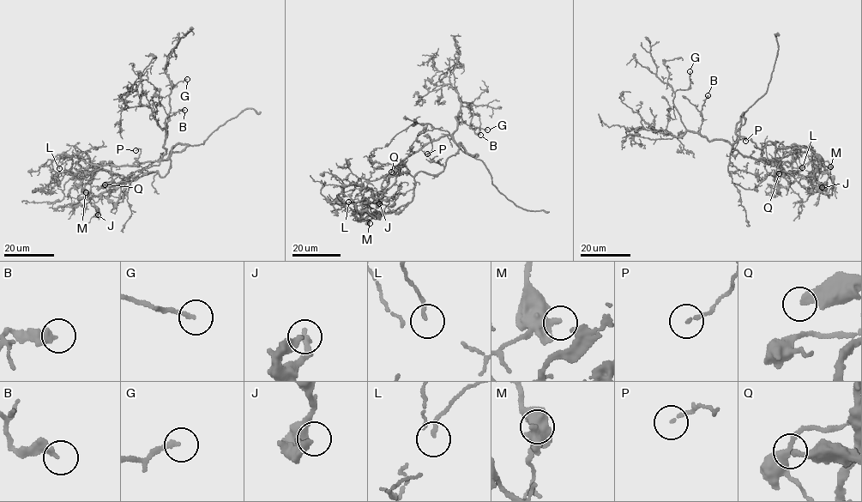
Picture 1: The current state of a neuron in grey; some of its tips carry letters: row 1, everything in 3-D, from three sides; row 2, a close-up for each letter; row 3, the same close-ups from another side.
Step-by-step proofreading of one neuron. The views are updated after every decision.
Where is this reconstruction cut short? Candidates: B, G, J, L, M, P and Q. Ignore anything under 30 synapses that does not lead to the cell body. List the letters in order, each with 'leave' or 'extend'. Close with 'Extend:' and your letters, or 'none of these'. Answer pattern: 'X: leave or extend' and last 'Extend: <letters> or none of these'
B: leave
G: extend
J: leave
L: leave
M: leave
P: leave
Q: extend
Extend: G, Q

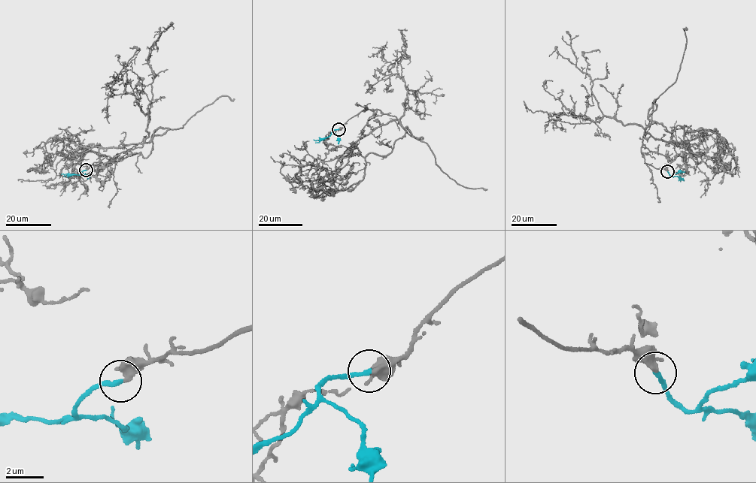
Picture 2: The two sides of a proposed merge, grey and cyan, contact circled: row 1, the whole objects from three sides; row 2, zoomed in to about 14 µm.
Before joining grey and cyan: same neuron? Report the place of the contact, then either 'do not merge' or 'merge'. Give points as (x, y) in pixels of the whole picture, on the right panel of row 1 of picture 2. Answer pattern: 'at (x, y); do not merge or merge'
at (667, 171); merge

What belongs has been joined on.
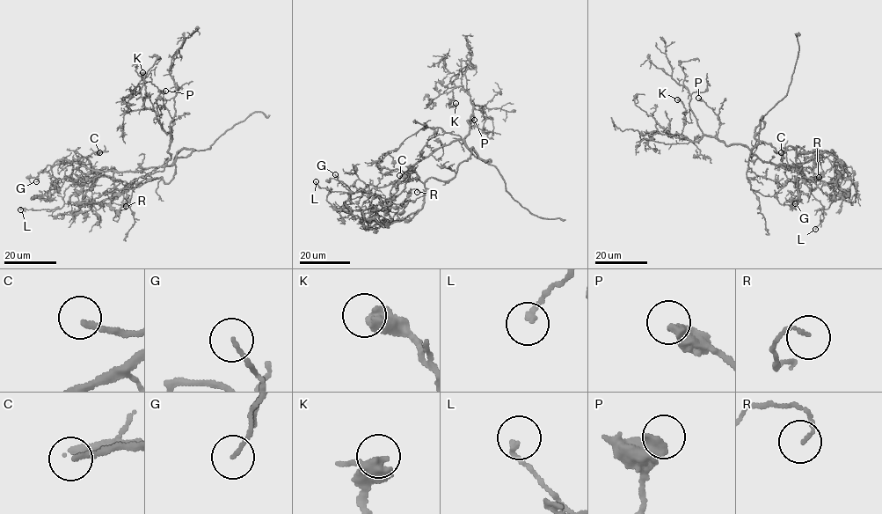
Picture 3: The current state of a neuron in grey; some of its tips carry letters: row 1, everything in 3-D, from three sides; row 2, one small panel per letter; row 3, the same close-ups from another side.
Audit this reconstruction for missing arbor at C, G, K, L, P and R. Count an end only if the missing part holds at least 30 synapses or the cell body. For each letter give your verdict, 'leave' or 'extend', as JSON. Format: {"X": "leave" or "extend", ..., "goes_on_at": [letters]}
{"C": "leave", "G": "leave", "K": "leave", "L": "leave", "P": "leave", "R": "leave", "goes_on_at": []}

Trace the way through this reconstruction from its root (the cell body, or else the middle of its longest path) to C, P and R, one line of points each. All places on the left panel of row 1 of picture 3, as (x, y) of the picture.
C: (140, 171), (114, 172), (112, 198), (94, 202), (78, 193), (93, 187), (86, 157), (99, 152)
P: (140, 171), (164, 166), (171, 158), (167, 150), (171, 141), (172, 121), (163, 103), (165, 91)
R: (140, 171), (113, 173), (115, 189), (112, 200), (126, 206)

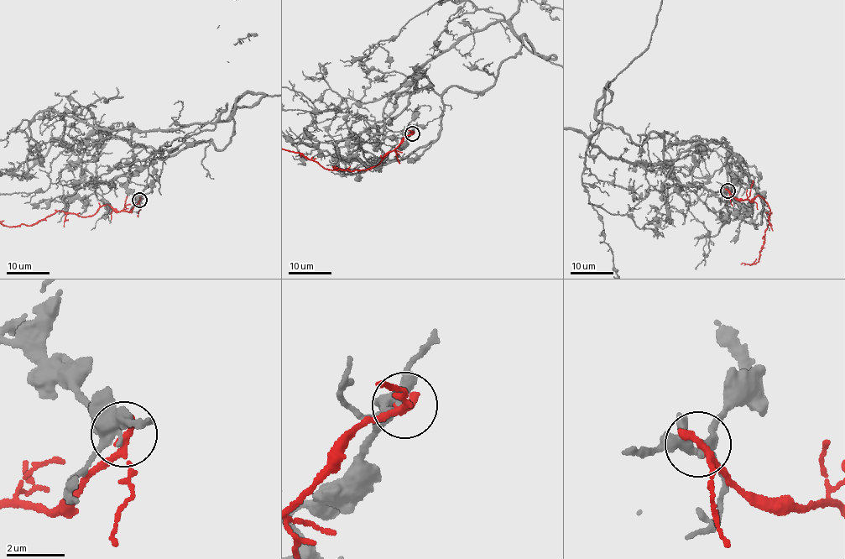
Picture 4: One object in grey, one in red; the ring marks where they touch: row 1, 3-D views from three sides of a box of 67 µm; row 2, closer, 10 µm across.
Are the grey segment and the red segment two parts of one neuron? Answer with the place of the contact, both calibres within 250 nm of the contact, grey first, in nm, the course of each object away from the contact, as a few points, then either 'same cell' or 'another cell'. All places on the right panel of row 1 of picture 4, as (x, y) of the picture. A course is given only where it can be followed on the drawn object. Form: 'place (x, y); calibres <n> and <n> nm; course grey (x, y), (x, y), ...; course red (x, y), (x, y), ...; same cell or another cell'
place (727, 190); calibres 260 and 240 nm; course grey (727, 190), (738, 160), (712, 142), (669, 162), (653, 132), (637, 144), (602, 123), (586, 137); course red (727, 190), (734, 197), (749, 201), (759, 196), (771, 214), (769, 213), (758, 262), (750, 265), (740, 264); another cell

